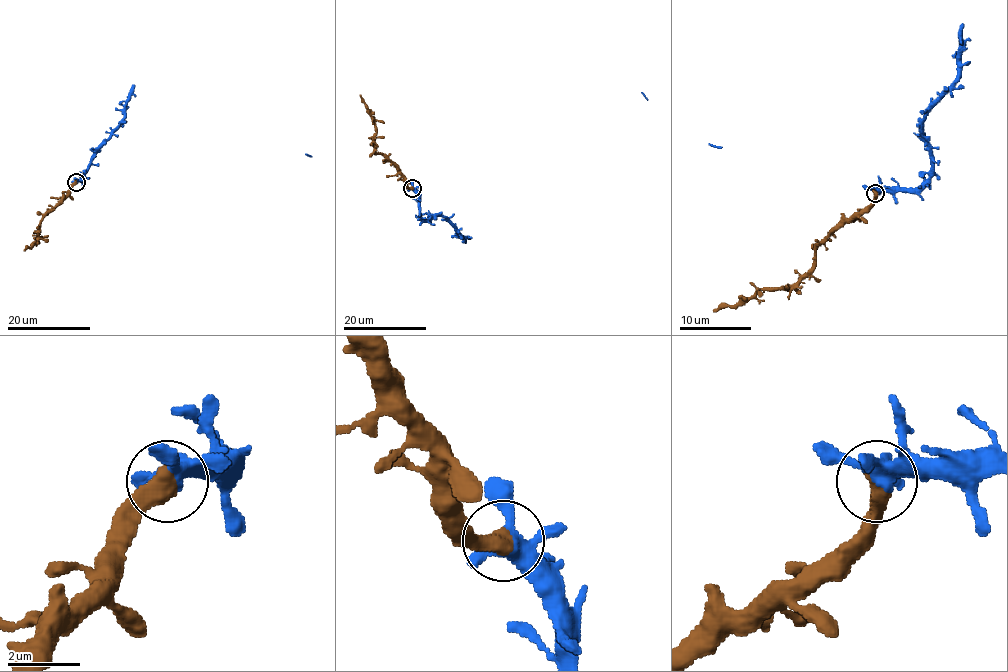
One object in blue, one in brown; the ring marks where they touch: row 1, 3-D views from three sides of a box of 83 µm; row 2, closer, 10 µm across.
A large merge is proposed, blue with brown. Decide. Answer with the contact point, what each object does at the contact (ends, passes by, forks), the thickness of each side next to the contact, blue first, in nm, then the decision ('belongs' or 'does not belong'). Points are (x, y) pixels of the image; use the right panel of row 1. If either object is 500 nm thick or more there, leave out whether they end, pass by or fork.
(875, 193) | 360/600 nm | belongs

